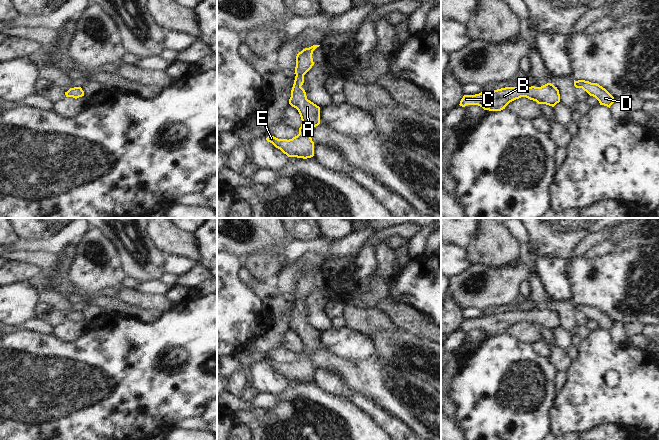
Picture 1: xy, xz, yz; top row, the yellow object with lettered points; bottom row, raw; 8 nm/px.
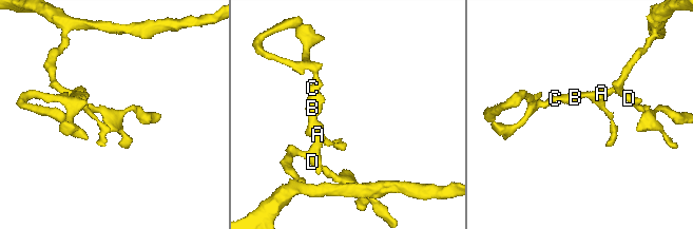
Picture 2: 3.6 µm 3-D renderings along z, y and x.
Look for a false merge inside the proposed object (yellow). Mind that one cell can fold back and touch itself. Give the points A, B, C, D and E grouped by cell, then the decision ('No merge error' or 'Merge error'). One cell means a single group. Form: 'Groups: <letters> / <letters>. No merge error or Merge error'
Groups: A B C D E. No merge error.

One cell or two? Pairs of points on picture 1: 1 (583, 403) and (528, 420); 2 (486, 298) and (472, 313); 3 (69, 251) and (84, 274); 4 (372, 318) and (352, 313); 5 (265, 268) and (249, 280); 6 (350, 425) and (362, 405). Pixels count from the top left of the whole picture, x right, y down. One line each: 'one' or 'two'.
1: two
2: two
3: two
4: one
5: two
6: two

